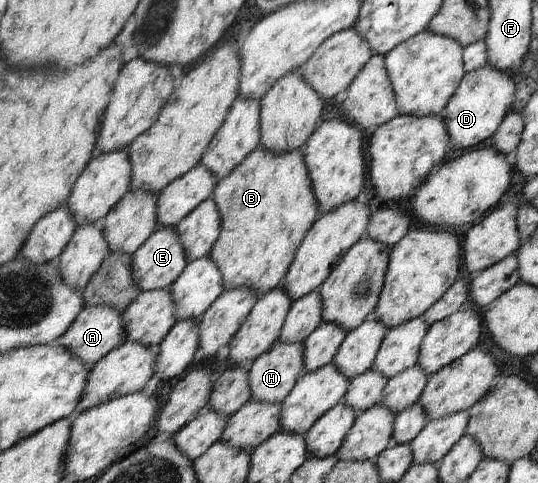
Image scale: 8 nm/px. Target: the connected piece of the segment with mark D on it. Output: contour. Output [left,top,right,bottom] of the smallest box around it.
[439,64,518,150]

